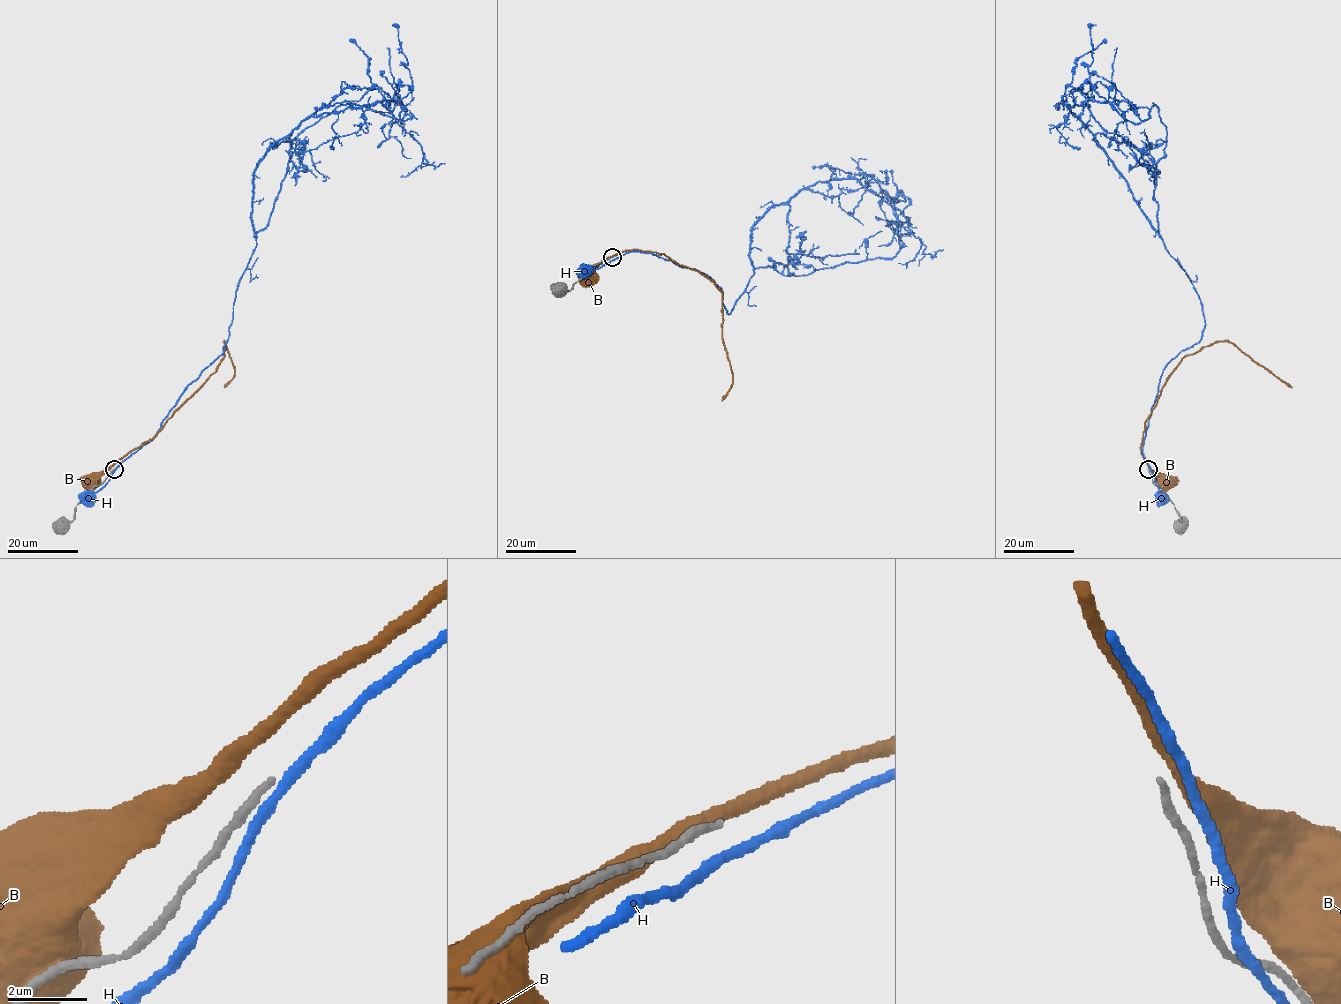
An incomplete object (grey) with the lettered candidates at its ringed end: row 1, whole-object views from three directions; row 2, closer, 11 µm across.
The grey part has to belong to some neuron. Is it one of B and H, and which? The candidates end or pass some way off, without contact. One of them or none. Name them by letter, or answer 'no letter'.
no letter

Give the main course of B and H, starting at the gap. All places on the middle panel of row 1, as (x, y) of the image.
B: (609, 257), (591, 275)
H: (613, 259), (585, 274), (585, 272)

